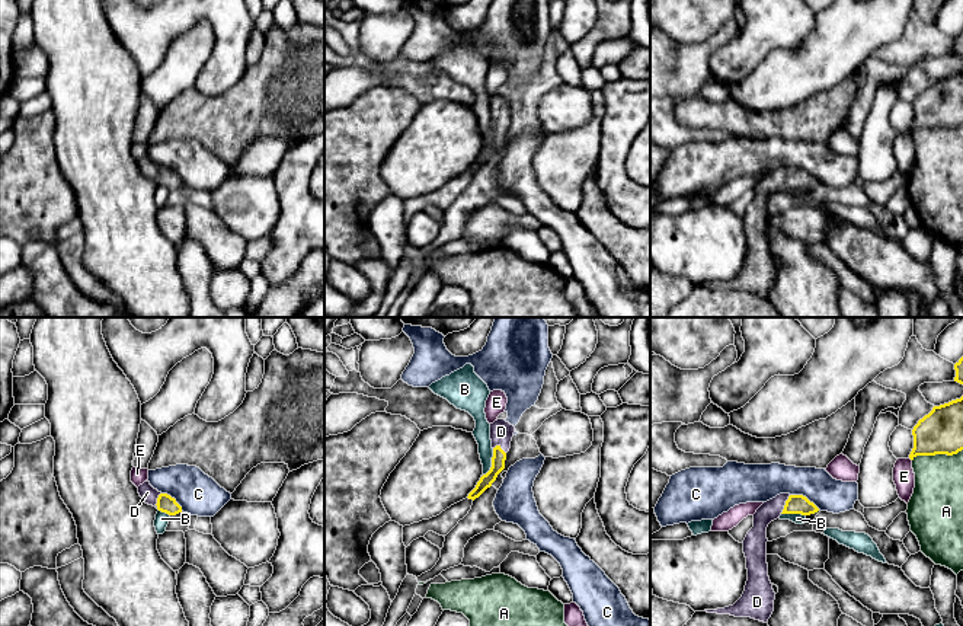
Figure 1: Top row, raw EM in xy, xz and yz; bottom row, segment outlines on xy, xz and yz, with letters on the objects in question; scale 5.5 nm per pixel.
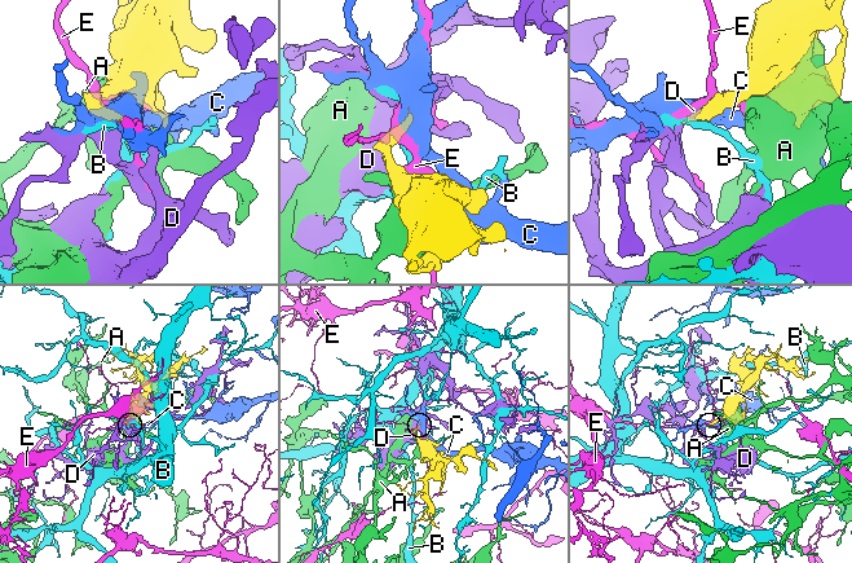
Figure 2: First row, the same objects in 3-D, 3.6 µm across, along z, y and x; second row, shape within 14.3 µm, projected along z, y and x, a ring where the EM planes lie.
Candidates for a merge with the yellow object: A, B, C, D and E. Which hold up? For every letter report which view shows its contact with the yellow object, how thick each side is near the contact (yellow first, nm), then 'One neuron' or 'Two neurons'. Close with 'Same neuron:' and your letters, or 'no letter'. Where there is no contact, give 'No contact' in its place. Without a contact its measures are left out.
A: Touches yellow in yz. Thickness 240 nm (yellow) against 280 nm. Two neurons
B: Touches yellow in xz. Thickness 80 nm (yellow) against 100 nm. Two neurons
C: Touches yellow in yz. Thickness 110 nm (yellow) against 200 nm. Two neurons
D: Touches yellow in yz. Thickness 110 nm (yellow) against 120 nm. One neuron
E: No contact. Two neurons
Same neuron: D

